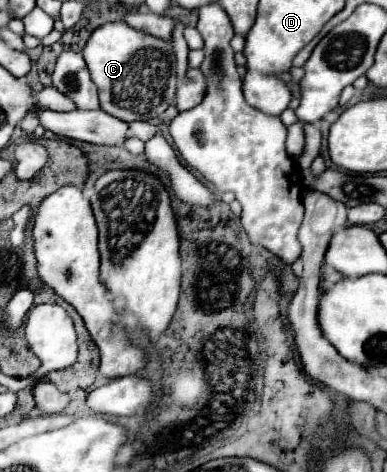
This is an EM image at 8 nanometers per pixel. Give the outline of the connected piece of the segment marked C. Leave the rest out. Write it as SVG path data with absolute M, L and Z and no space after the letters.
M125 21L105 23L97 27L85 49L83 59L99 89L101 109L123 121L149 121L159 117L175 97L177 71L175 55L169 43L135 31Z

